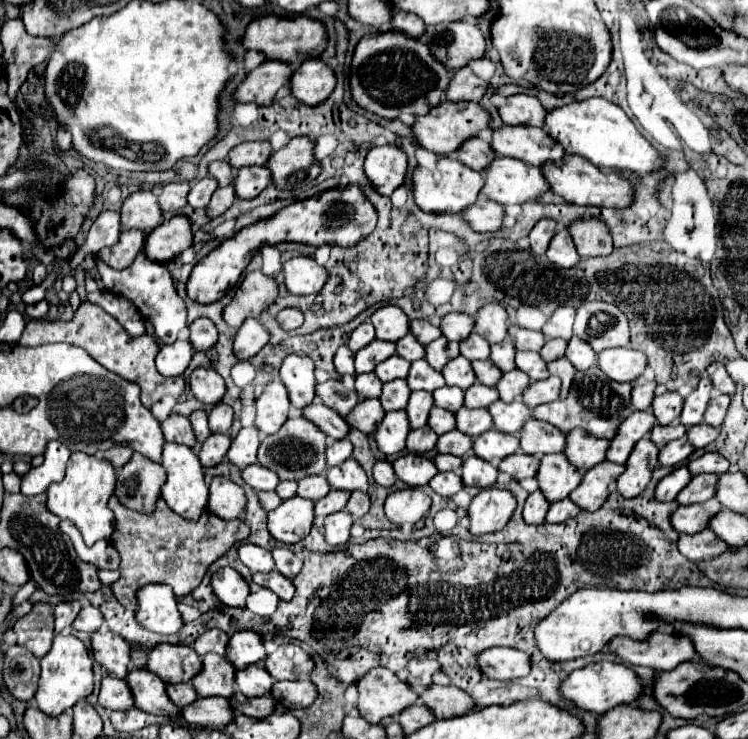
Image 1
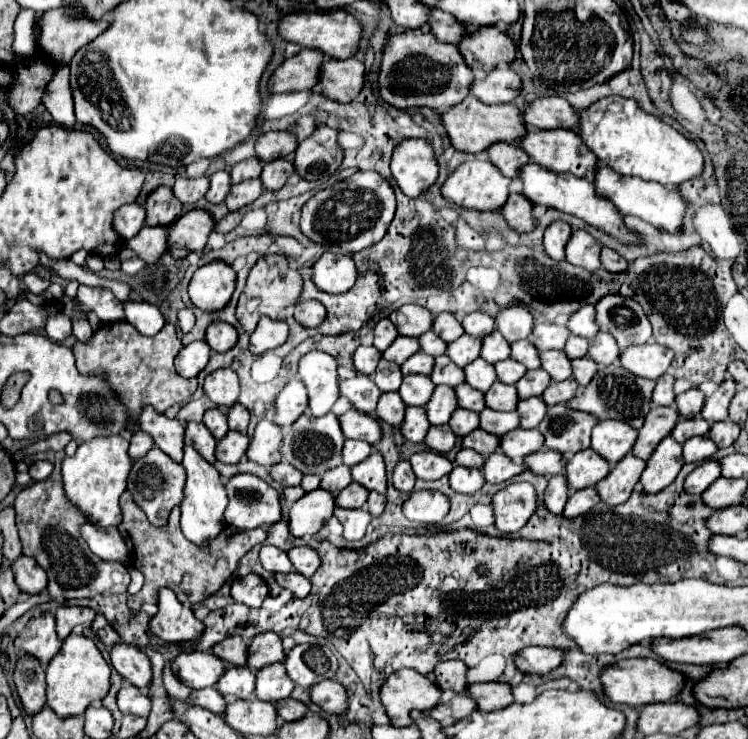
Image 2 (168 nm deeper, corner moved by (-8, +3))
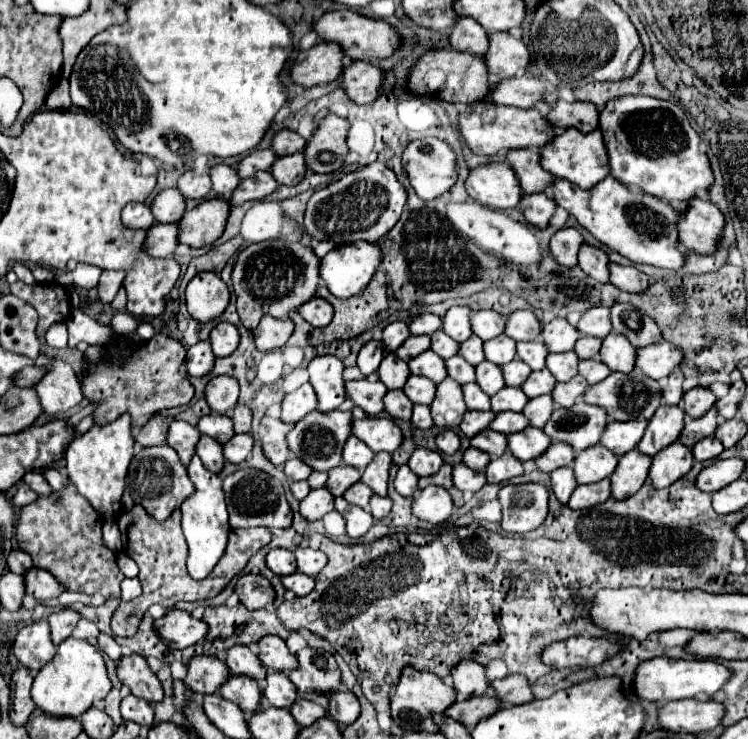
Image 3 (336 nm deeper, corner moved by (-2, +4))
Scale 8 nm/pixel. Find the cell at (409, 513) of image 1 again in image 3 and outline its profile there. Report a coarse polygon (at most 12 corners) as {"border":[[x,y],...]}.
{"border":[[429,485],[413,497],[411,511],[439,525],[453,513],[447,489]]}

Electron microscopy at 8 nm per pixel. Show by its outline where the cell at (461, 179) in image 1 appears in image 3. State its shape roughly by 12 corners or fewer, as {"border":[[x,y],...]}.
{"border":[[505,161],[477,165],[467,193],[491,209],[517,207],[521,187]]}

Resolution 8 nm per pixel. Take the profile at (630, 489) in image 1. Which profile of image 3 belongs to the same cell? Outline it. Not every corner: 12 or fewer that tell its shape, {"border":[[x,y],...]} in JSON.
{"border":[[675,441],[653,457],[655,489],[669,487],[693,467],[691,451]]}

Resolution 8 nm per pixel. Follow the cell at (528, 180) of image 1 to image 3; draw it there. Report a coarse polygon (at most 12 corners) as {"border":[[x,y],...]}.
{"border":[[611,175],[591,189],[553,179],[551,199],[597,241],[679,269],[679,211]]}

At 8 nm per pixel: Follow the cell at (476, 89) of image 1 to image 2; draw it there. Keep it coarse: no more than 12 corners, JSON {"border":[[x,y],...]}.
{"border":[[495,68],[475,80],[471,92],[485,104],[507,104],[519,96],[521,76]]}

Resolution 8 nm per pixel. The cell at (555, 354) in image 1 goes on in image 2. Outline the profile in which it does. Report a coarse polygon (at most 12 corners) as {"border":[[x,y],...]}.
{"border":[[569,336],[565,354],[581,358],[587,354],[589,340]]}

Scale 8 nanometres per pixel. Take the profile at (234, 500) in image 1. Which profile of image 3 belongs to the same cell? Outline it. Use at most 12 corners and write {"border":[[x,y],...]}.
{"border":[[259,469],[223,479],[231,529],[291,525],[279,479]]}

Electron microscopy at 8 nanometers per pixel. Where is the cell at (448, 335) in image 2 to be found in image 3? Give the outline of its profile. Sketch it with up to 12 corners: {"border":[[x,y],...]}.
{"border":[[451,307],[441,331],[463,343],[471,337],[467,307]]}

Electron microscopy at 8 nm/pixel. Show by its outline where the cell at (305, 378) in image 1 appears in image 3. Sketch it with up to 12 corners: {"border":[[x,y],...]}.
{"border":[[317,355],[307,367],[319,411],[345,399],[343,363]]}

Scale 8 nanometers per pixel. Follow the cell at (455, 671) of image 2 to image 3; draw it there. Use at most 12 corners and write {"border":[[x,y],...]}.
{"border":[[471,659],[451,669],[457,699],[483,695],[483,667]]}

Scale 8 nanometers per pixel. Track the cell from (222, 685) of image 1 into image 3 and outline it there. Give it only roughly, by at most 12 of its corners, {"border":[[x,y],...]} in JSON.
{"border":[[231,675],[219,687],[245,715],[253,715],[263,697],[257,681]]}

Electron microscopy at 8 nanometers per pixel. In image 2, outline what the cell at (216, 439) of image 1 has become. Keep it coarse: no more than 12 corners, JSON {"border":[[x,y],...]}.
{"border":[[229,432],[217,444],[217,460],[237,464],[249,448],[249,436]]}

